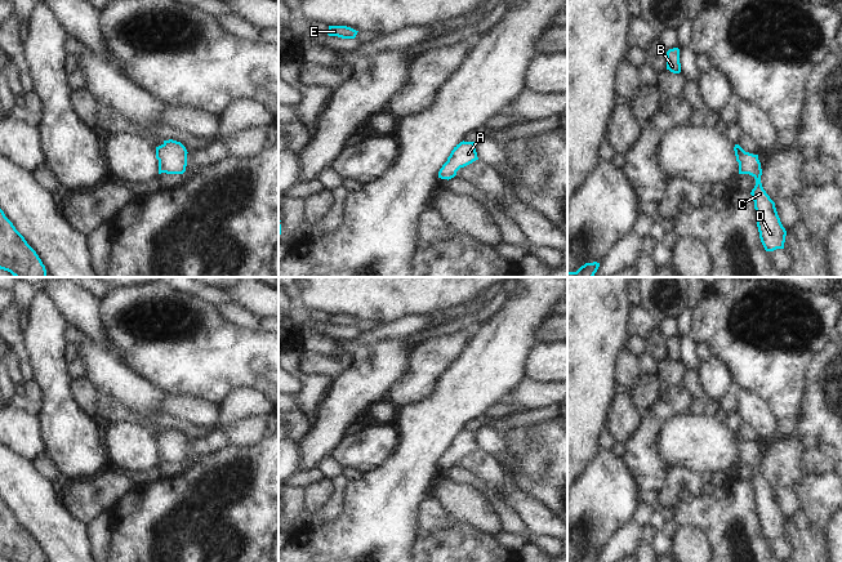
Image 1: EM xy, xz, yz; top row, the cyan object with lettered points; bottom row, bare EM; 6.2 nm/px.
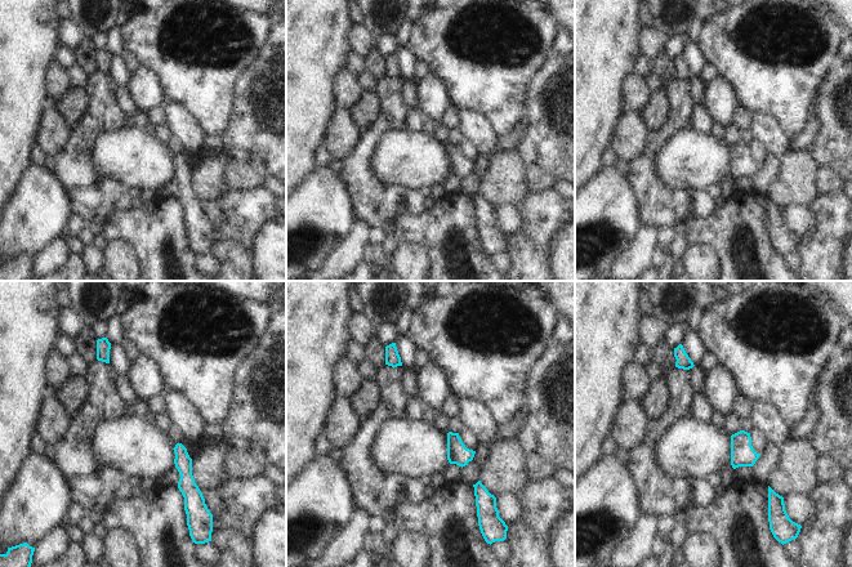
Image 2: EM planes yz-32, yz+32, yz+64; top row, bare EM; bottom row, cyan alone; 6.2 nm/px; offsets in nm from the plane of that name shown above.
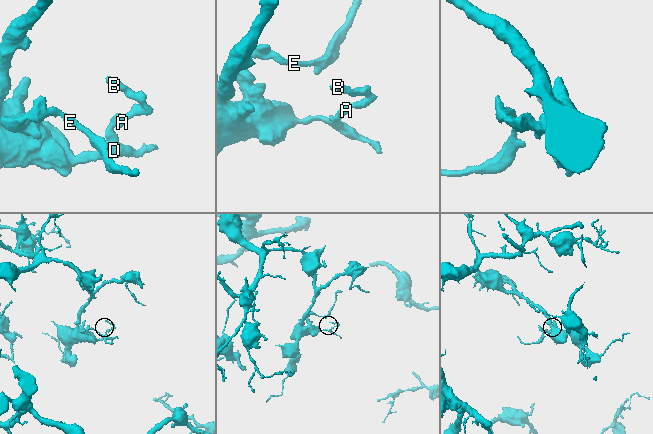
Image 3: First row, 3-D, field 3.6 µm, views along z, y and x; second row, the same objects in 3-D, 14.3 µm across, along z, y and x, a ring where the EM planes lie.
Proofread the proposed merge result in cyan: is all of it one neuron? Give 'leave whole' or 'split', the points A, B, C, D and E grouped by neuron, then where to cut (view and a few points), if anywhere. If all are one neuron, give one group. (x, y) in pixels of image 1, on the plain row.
leave whole; groups A B C D E; cut none

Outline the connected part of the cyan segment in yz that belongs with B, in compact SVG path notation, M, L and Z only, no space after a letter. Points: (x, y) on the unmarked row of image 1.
M673 336L667 340L667 358L673 362L681 361L681 352L680 352L680 338Z

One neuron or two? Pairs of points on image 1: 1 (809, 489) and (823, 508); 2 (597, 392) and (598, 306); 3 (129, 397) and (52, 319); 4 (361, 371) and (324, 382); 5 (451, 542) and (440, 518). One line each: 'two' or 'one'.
1: one
2: one
3: two
4: two
5: two

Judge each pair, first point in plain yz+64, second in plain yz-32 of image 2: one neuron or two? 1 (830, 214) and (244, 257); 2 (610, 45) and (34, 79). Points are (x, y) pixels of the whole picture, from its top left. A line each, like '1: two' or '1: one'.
1: one
2: one

